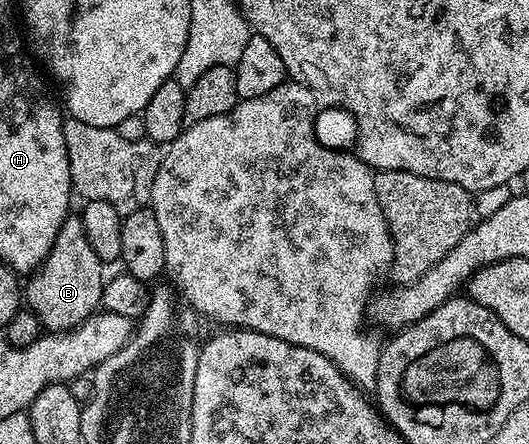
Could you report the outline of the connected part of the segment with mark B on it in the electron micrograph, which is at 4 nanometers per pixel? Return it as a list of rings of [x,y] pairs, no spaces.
[[[70,215],[66,217],[47,259],[28,278],[28,281],[30,280],[29,285],[27,281],[23,289],[24,300],[48,332],[68,333],[70,329],[78,329],[89,317],[98,312],[103,284],[101,269],[103,269],[103,263],[95,255],[95,251],[91,251],[91,243],[87,243],[80,216]]]

